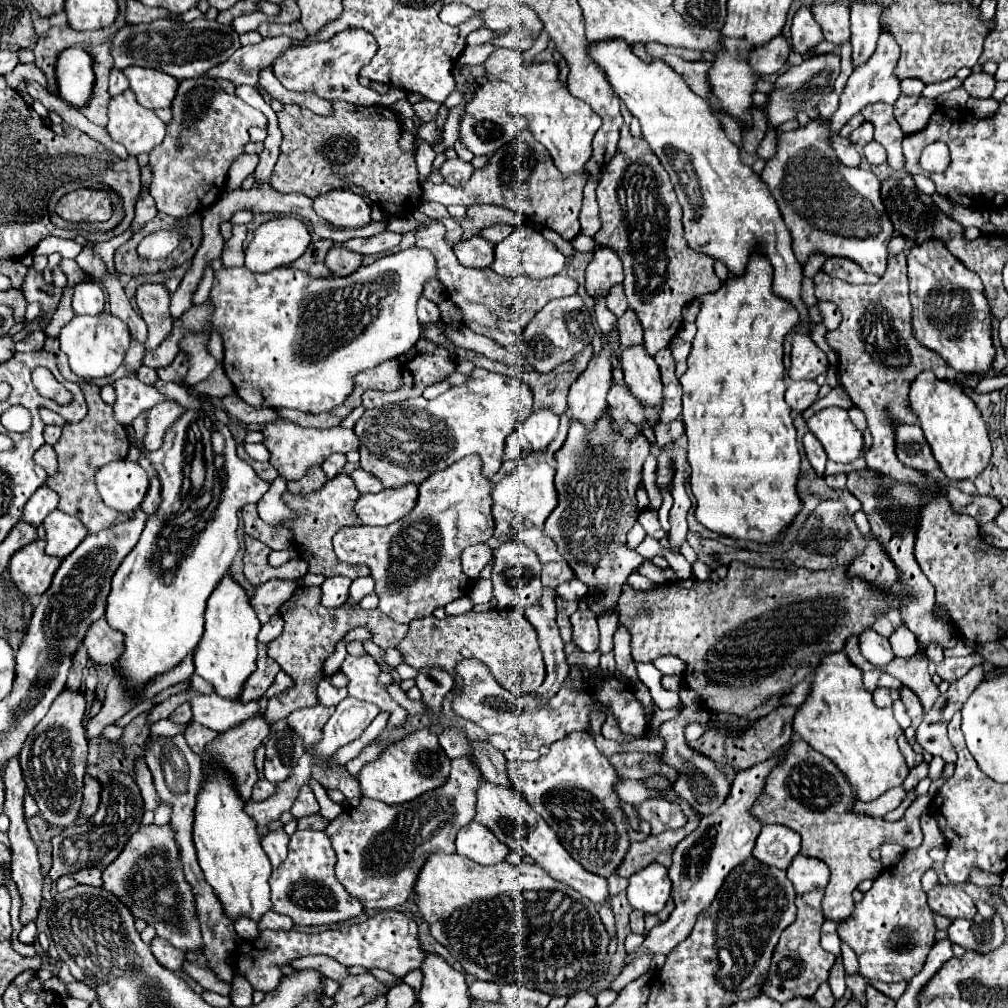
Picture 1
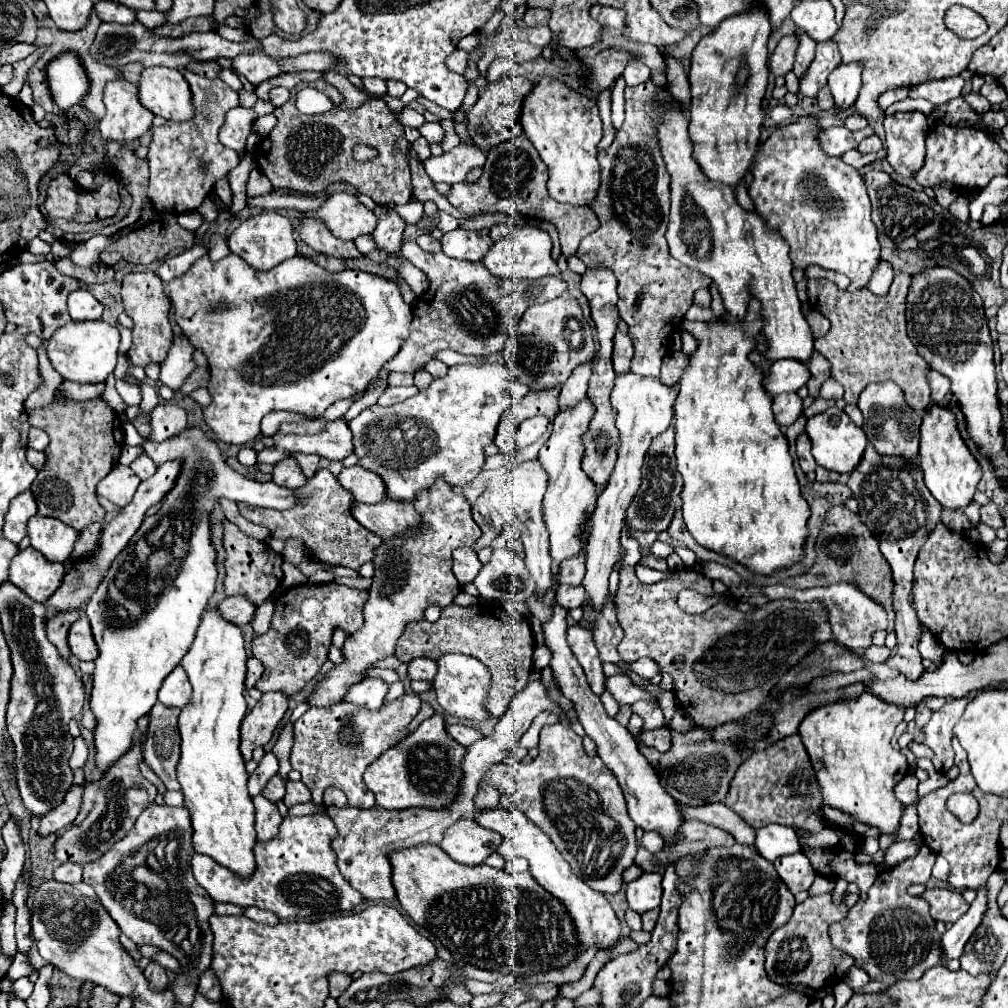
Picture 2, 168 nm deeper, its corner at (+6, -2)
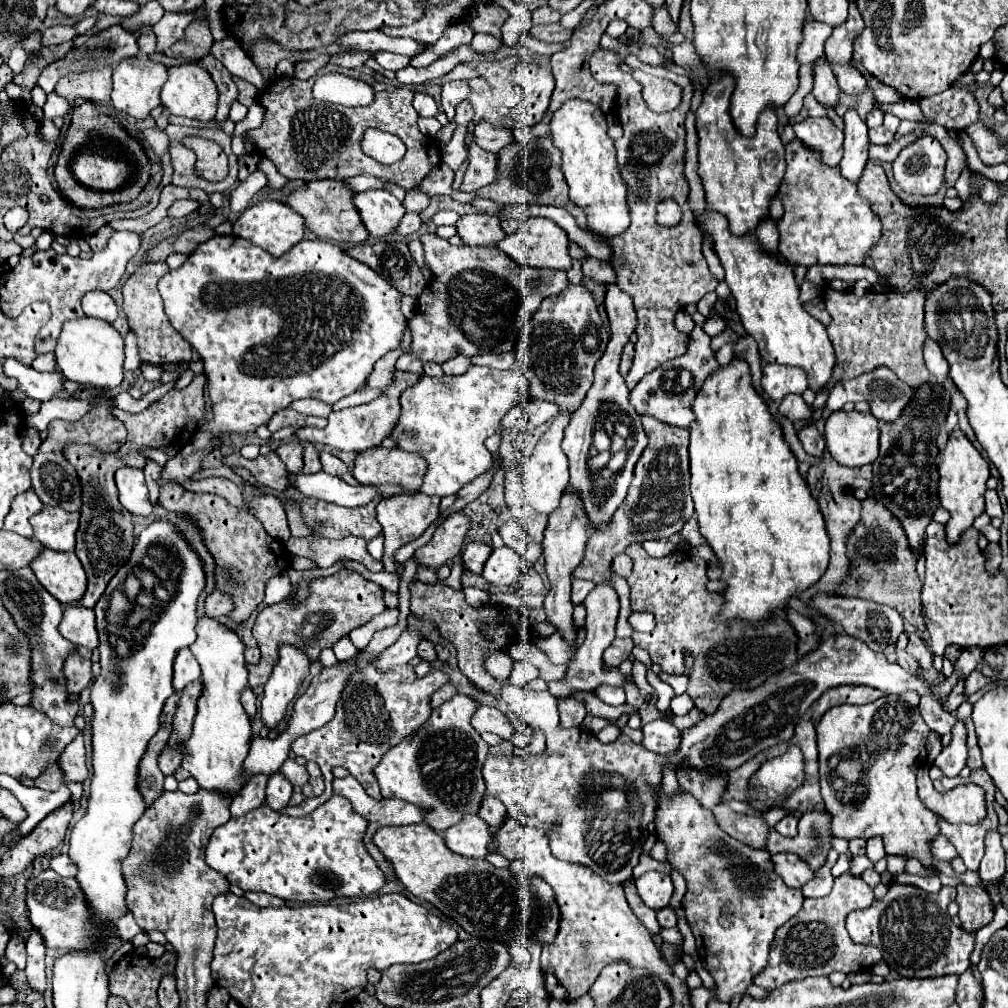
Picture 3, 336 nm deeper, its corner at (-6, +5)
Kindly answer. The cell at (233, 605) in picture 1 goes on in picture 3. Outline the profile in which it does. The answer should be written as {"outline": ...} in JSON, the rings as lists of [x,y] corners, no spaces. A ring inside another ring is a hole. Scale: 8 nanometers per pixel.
{"outline":[[[202,617],[198,621],[196,633],[198,639],[190,651],[200,663],[204,691],[198,699],[198,713],[194,719],[192,737],[186,741],[182,767],[188,769],[202,789],[220,789],[236,795],[246,785],[246,779],[242,777],[242,761],[248,755],[248,743],[252,739],[250,719],[240,703],[240,691],[246,689],[248,679],[244,643],[236,633],[210,617]]]}

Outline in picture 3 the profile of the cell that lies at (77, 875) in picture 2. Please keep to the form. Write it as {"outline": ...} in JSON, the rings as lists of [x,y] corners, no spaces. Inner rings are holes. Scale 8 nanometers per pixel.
{"outline":[[[66,853],[56,855],[56,857],[50,861],[50,869],[56,871],[58,875],[62,875],[62,877],[74,877],[76,871],[78,871],[76,865],[70,861],[70,857],[68,857]]]}

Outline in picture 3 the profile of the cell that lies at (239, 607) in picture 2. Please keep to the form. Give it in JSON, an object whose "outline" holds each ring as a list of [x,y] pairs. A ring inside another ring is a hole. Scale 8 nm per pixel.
{"outline":[[[212,591],[206,599],[204,599],[204,611],[208,617],[216,619],[216,617],[224,617],[226,613],[230,613],[234,609],[232,605],[232,599],[226,597],[224,593],[220,591]]]}

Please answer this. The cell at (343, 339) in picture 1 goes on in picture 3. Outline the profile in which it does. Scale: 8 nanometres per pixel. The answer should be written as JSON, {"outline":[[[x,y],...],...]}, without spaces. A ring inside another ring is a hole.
{"outline":[[[214,235],[212,239],[208,239],[206,243],[200,243],[196,247],[194,253],[188,255],[186,263],[180,265],[178,269],[170,269],[168,275],[164,275],[158,281],[158,291],[164,299],[164,307],[166,307],[166,315],[172,323],[174,329],[178,329],[178,333],[200,353],[202,363],[204,363],[204,373],[208,379],[208,393],[210,393],[210,401],[212,401],[212,411],[214,411],[214,419],[210,425],[204,425],[198,433],[194,433],[192,443],[186,445],[172,461],[168,461],[168,465],[162,471],[162,479],[160,483],[172,481],[172,483],[184,483],[186,479],[190,479],[192,473],[196,473],[206,455],[210,455],[208,445],[212,437],[220,437],[222,433],[250,433],[256,431],[258,425],[268,423],[270,417],[288,407],[292,401],[296,399],[320,399],[328,405],[334,405],[338,399],[354,393],[356,389],[360,389],[364,385],[364,379],[372,373],[374,363],[388,351],[396,349],[402,341],[404,335],[404,327],[406,327],[406,317],[400,311],[400,293],[386,283],[376,271],[372,271],[368,265],[352,259],[346,255],[346,251],[330,241],[322,241],[322,239],[314,239],[314,241],[300,241],[296,247],[292,247],[288,253],[284,253],[282,257],[272,257],[270,253],[266,253],[264,249],[260,249],[258,245],[252,245],[252,241],[236,237],[236,235]]]}

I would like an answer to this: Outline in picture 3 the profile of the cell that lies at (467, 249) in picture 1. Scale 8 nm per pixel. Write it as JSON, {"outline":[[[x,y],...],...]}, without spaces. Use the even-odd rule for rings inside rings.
{"outline":[[[468,213],[456,221],[458,235],[466,245],[496,245],[506,237],[500,219],[488,213]]]}

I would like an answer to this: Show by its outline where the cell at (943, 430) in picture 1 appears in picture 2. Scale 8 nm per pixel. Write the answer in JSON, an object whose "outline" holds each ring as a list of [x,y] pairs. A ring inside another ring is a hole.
{"outline":[[[934,404],[922,418],[920,426],[920,468],[926,488],[944,508],[966,508],[972,502],[976,486],[982,478],[982,468],[960,436],[956,414],[948,406]]]}

